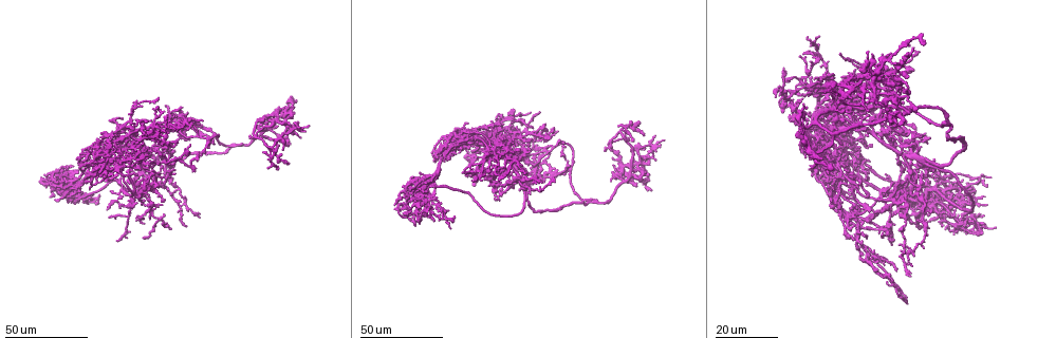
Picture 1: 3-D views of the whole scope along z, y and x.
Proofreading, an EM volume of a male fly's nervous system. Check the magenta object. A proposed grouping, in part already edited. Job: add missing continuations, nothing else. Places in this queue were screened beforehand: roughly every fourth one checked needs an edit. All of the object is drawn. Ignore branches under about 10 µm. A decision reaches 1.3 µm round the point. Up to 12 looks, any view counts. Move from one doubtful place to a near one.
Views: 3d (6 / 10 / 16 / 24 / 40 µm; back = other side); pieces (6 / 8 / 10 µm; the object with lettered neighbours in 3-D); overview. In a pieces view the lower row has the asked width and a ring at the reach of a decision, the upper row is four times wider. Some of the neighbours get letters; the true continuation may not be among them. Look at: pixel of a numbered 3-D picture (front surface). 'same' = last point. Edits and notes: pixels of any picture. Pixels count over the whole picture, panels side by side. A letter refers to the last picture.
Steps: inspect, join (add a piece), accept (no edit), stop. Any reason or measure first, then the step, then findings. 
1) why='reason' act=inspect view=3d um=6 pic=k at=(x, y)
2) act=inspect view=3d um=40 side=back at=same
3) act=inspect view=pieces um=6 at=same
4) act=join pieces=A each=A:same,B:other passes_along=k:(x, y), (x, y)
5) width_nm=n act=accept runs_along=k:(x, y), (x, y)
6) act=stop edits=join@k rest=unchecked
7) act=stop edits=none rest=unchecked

why='tapers out' act=inspect view=3d um=40 pic=1 at=(866, 128)

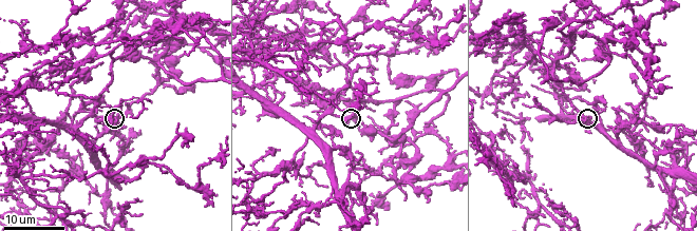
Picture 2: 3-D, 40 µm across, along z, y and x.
why='what lies round it' act=inspect view=pieces um=10 pic=2 at=(117, 122)

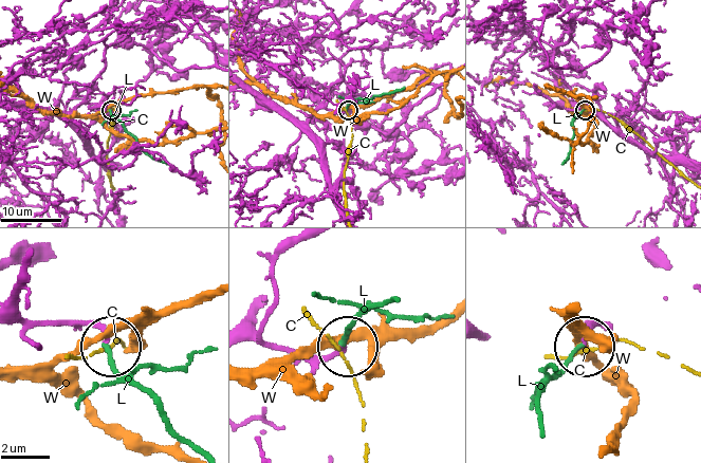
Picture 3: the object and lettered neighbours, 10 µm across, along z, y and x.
width_nm=180 act=join pieces=L each=C:other,L:same,W:other passes_along=3:(48, 319), (100, 332), (112, 363), (191, 447) found='the neuron continues'

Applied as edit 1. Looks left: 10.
act=inspect view=overview

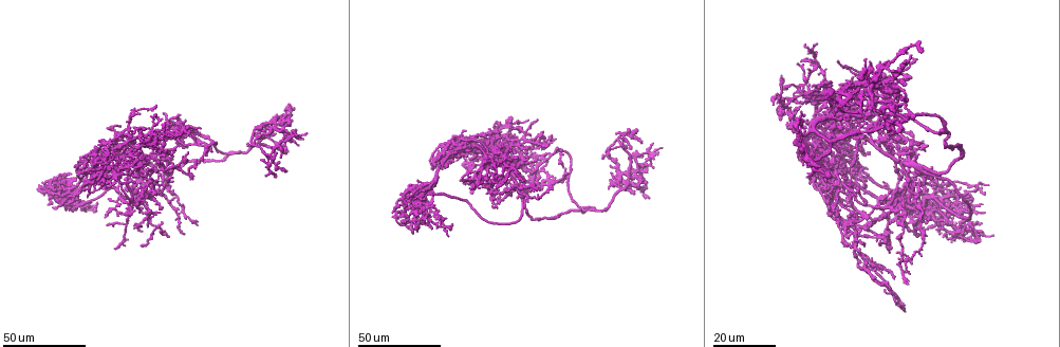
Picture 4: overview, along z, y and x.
why='branch stops here' act=inspect view=3d um=24 pic=4 at=(917, 142)

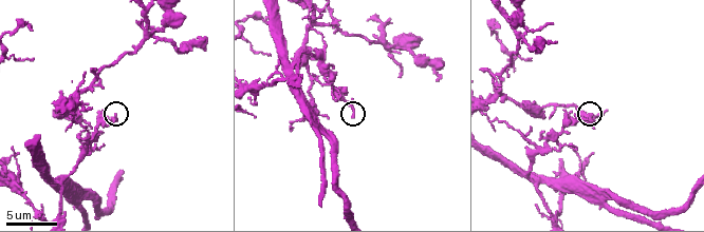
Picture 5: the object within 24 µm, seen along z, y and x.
act=inspect view=pieces um=8 pic=5 at=(354, 115)

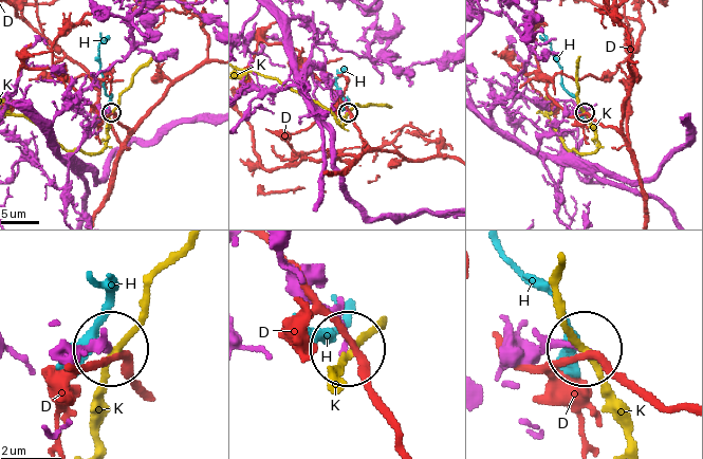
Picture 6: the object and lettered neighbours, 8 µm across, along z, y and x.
act=accept each=D:other,H:other,K:other found='no lettered piece goes on from it'

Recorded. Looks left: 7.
why='free end' act=inspect view=3d um=40 pic=4 at=(439, 150)

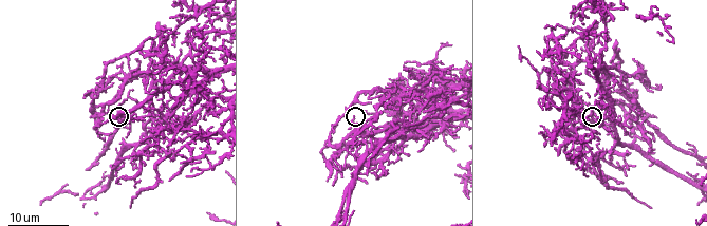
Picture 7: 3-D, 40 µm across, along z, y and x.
act=inspect view=pieces um=8 pic=7 at=(355, 116)

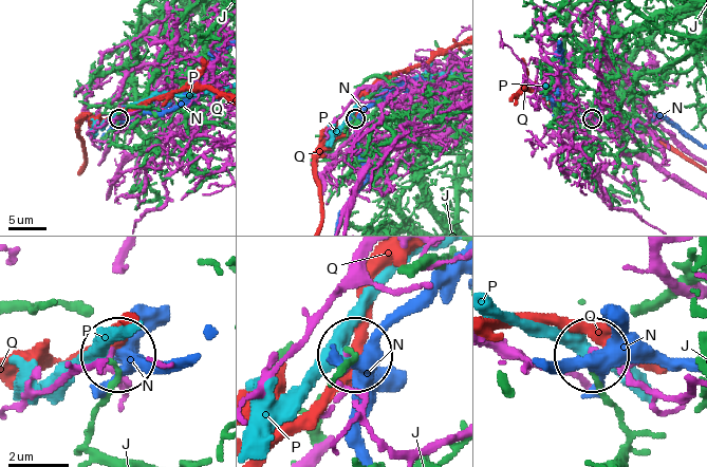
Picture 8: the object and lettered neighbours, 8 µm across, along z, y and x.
act=accept each=J:other,N:other,P:other,Q:other found='no lettered piece goes on from it'

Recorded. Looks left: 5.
why='free end' act=inspect view=3d um=24 pic=2 at=(67, 183)

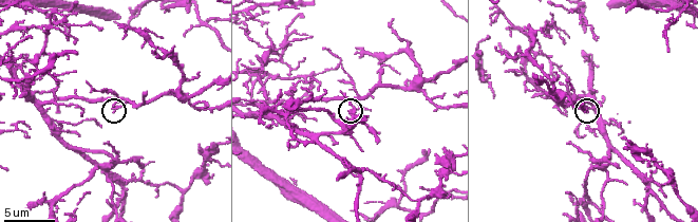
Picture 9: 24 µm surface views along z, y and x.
act=inspect view=3d um=10 pic=9 at=(111, 108)

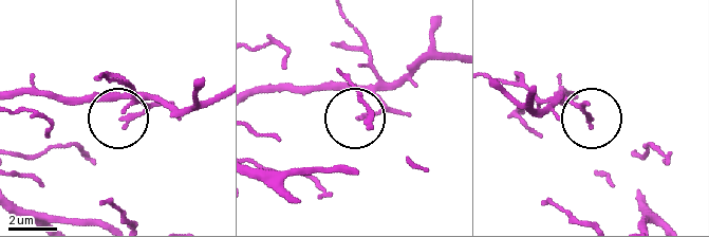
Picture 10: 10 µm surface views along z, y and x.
act=inspect view=pieces um=8 pic=10 at=(590, 121)

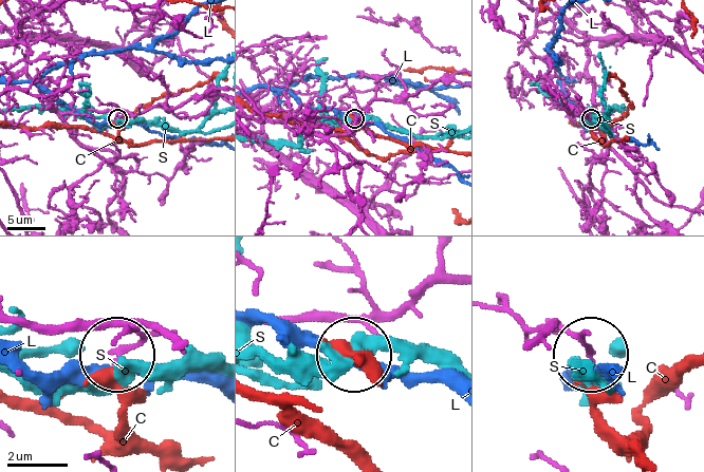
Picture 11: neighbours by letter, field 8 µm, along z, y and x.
act=accept each=C:other,L:other,S:other found='none of them fits'

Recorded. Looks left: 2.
why='free end' act=inspect view=3d um=40 pic=4 at=(397, 218)

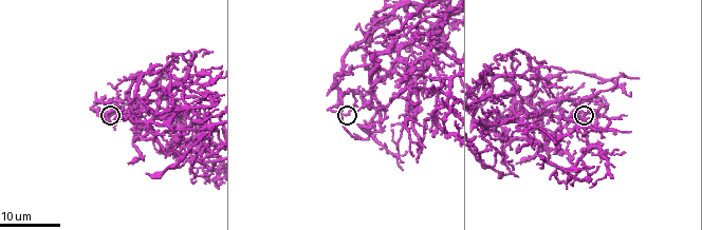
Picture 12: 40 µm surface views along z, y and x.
act=inspect view=pieces um=8 pic=12 at=(338, 112)

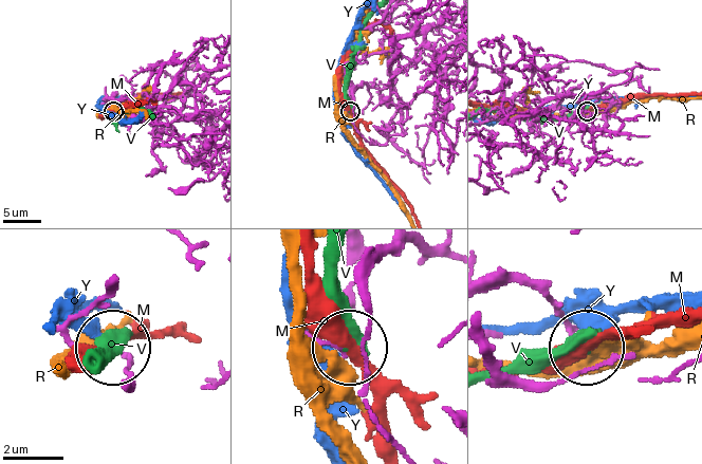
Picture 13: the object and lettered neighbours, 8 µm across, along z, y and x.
width_nm=170 act=accept each=M:other,R:other,V:other,Y:other found='none of them fits'

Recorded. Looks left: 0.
act=stop edits=join@3 rest=unchecked

